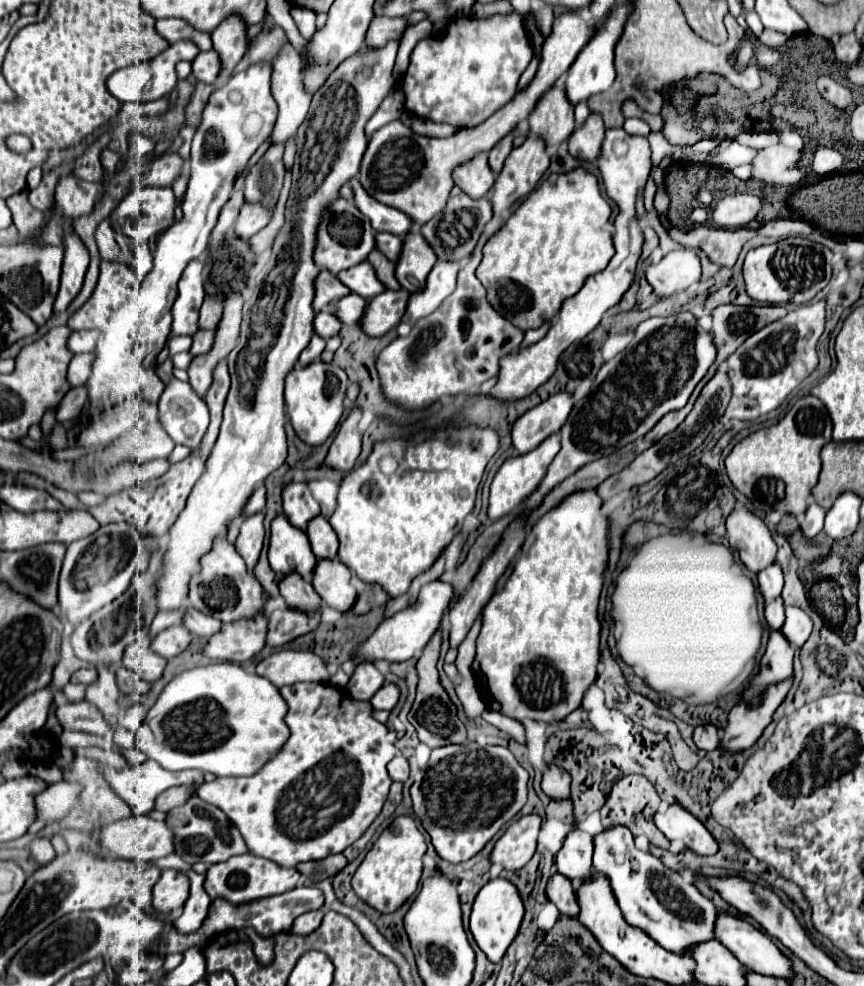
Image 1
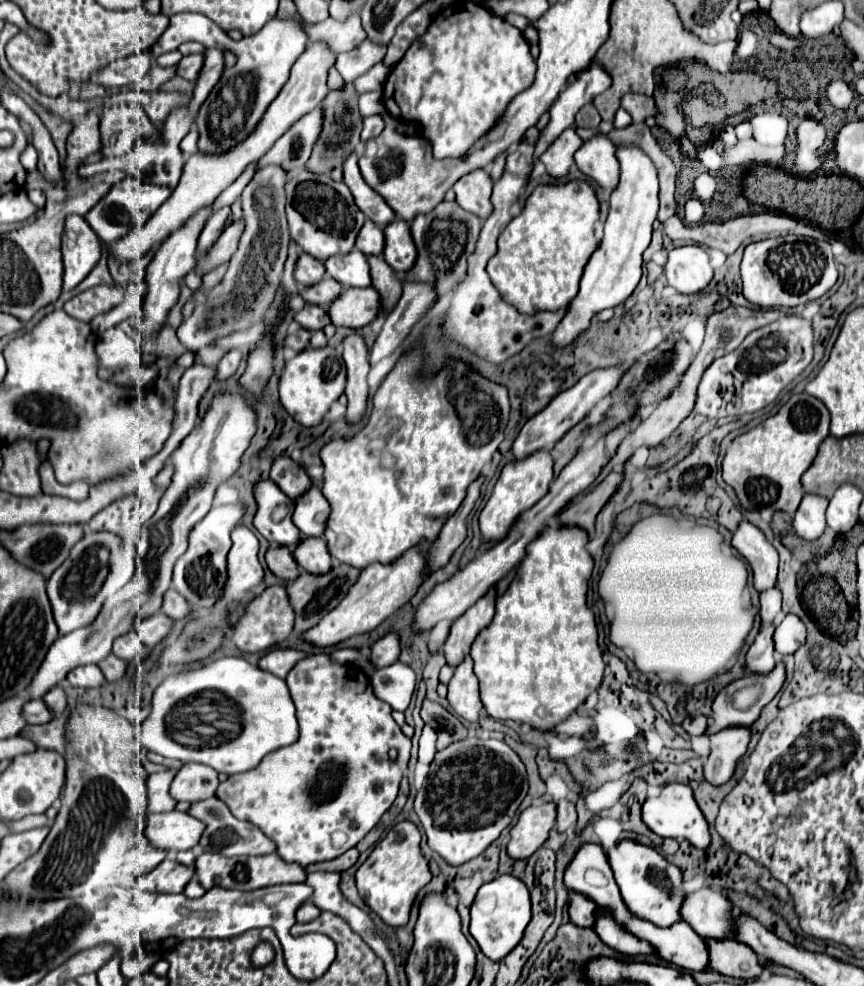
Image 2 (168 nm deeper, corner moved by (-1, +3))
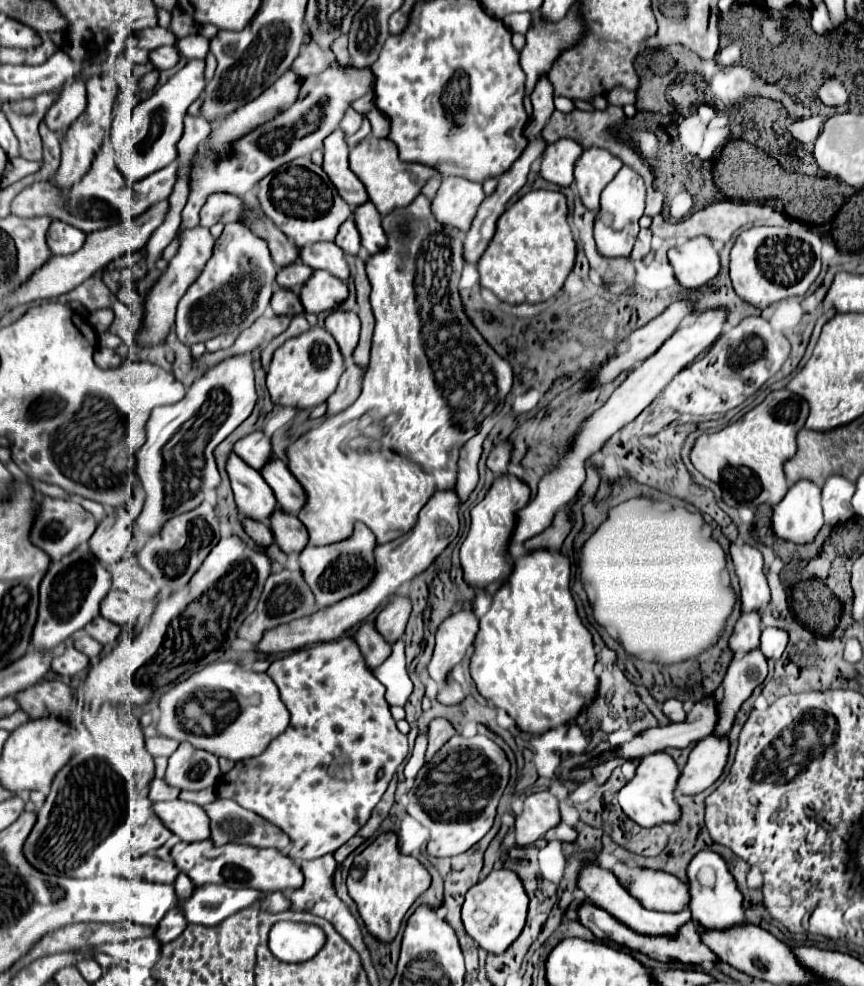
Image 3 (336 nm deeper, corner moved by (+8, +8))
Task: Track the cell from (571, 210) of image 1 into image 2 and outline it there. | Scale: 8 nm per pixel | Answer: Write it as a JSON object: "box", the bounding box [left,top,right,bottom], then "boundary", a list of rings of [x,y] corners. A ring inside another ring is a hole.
{"box":[487,181,599,315],"boundary":[[[587,181],[537,185],[523,211],[499,235],[497,255],[487,263],[491,283],[503,301],[525,315],[565,309],[575,299],[583,269],[599,247],[595,239],[597,221],[599,199]]]}

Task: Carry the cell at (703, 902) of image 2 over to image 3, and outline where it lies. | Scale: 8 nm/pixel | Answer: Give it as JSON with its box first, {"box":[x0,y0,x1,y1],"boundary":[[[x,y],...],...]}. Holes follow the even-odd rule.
{"box":[612,862,688,912],"boundary":[[[616,862],[612,866],[612,872],[618,882],[648,910],[682,912],[684,908],[688,908],[688,886],[668,872],[650,868],[630,868],[622,862]]]}

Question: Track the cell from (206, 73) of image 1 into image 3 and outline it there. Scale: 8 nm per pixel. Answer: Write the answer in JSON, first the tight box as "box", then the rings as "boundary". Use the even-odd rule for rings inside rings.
{"box":[150,46,178,70],"boundary":[[[160,46],[158,50],[152,50],[150,52],[150,62],[158,70],[172,68],[178,62],[178,50],[174,46]]]}

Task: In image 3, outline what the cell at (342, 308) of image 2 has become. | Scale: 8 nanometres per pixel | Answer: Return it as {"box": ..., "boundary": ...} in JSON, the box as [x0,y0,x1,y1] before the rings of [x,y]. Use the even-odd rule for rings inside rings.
{"box":[300,270,348,312],"boundary":[[[314,270],[312,276],[300,286],[300,302],[306,312],[330,312],[348,296],[346,282],[326,274],[326,270]]]}

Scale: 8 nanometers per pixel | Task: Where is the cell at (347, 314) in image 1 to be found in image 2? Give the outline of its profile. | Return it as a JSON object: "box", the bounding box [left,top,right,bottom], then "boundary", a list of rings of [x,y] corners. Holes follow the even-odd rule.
{"box":[301,277,341,309],"boundary":[[[325,277],[321,283],[317,283],[313,287],[307,287],[301,293],[301,297],[307,303],[313,303],[313,305],[319,305],[319,307],[327,309],[331,305],[331,299],[335,299],[335,295],[339,295],[339,291],[341,291],[341,285],[335,283],[335,279]]]}

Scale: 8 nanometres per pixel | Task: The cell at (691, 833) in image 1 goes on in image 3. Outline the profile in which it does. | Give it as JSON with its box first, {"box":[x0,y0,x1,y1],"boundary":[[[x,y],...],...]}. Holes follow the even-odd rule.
{"box":[618,752,680,828],"boundary":[[[654,752],[644,756],[636,768],[634,778],[628,780],[618,790],[618,802],[624,814],[644,828],[652,828],[662,822],[676,822],[680,818],[680,806],[674,800],[674,788],[676,788],[678,776],[680,776],[680,770],[670,754]]]}

